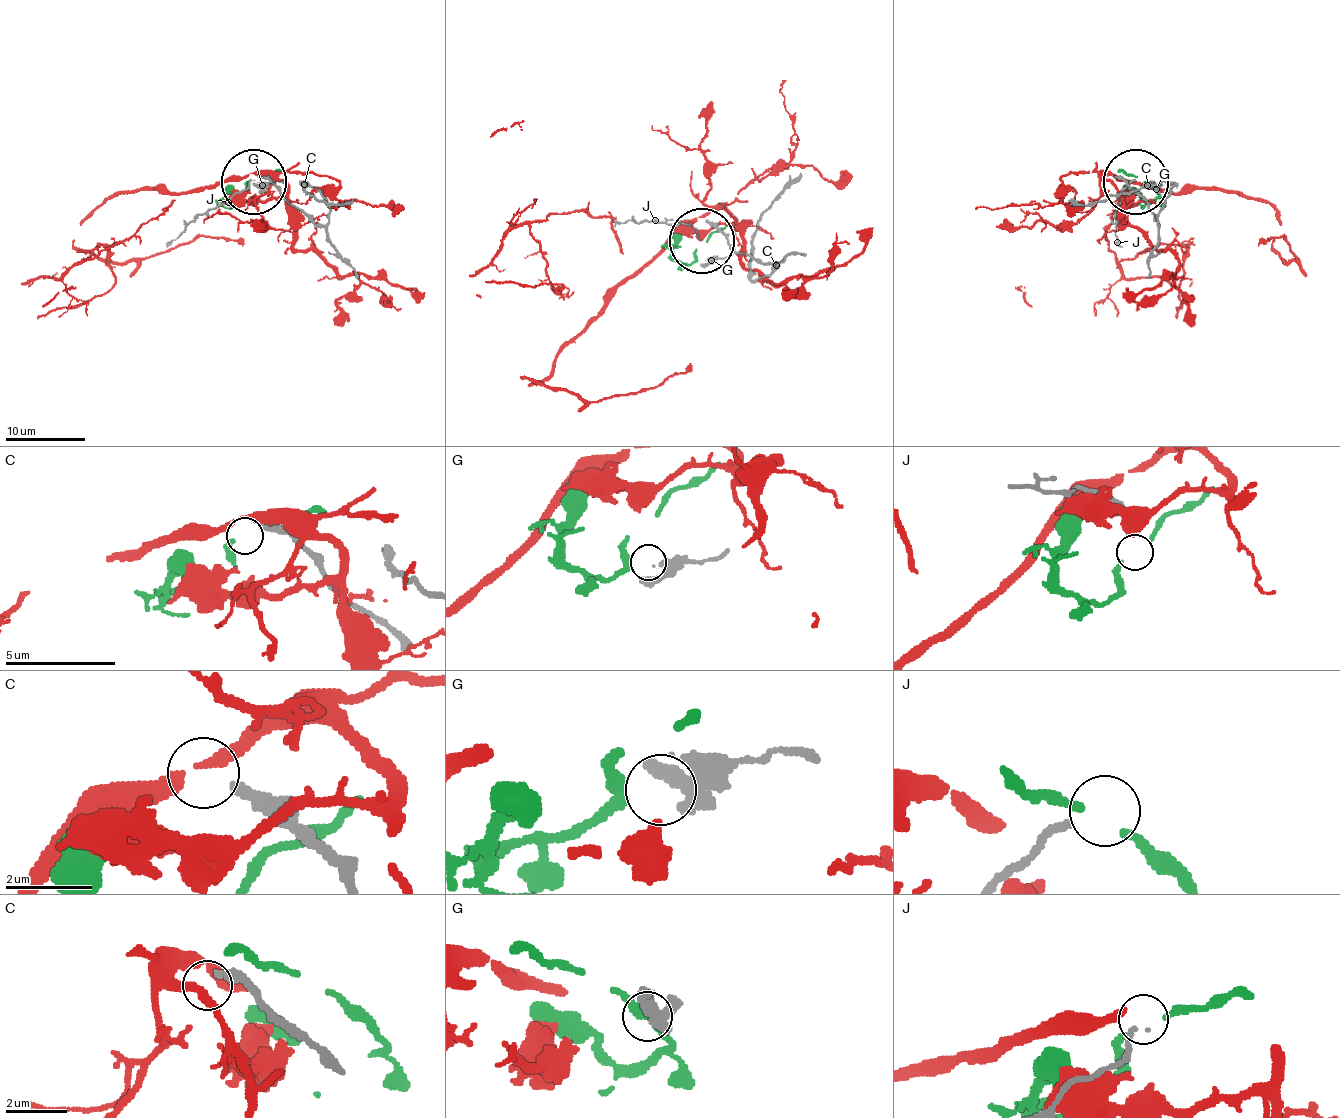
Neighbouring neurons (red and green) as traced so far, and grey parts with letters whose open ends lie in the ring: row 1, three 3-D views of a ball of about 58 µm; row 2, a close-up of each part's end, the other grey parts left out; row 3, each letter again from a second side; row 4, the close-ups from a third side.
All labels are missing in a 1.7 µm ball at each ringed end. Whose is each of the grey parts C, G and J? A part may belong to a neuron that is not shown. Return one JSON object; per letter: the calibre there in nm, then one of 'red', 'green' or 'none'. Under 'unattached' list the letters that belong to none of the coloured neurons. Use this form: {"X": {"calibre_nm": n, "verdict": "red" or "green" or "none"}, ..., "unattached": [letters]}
{"C": {"calibre_nm": 240, "verdict": "none"}, "G": {"calibre_nm": 480, "verdict": "green"}, "J": {"calibre_nm": 140, "verdict": "none"}, "unattached": ["C", "J"]}

